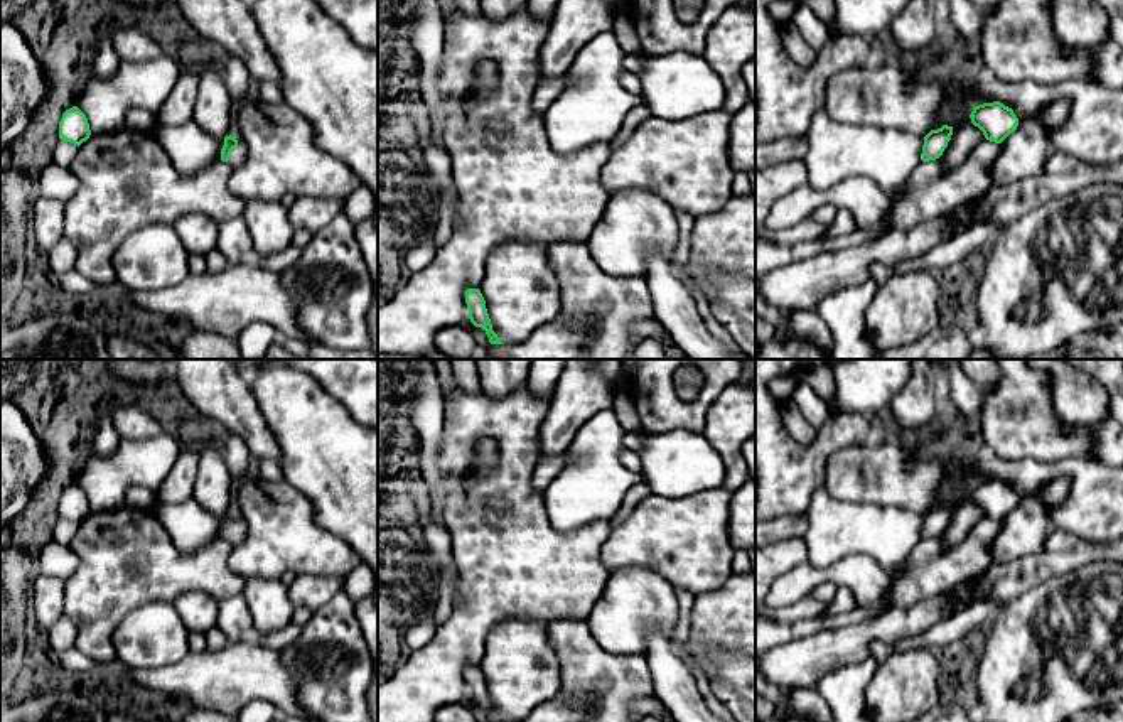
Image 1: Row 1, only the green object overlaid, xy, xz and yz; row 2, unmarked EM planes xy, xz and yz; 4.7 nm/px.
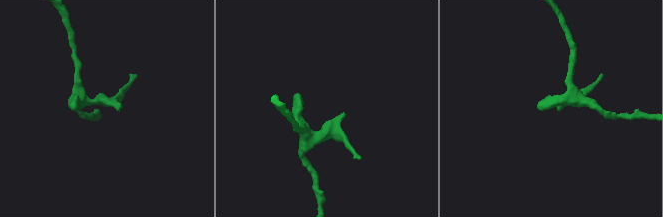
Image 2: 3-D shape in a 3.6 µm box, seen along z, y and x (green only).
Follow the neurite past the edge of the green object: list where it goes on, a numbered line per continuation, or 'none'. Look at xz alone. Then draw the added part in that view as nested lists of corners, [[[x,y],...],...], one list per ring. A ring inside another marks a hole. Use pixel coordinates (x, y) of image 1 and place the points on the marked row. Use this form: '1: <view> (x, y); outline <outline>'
none

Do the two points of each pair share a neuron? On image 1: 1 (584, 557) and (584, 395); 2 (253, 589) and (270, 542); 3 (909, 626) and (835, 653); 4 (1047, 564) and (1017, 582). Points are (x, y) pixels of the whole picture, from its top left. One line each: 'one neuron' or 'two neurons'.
1: two neurons
2: two neurons
3: one neuron
4: one neuron

